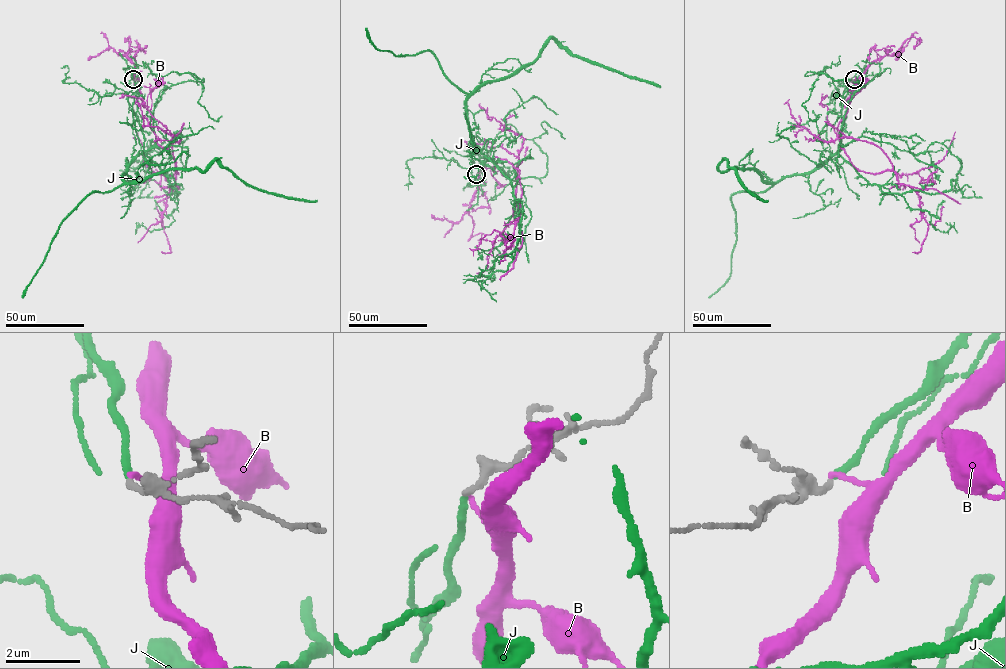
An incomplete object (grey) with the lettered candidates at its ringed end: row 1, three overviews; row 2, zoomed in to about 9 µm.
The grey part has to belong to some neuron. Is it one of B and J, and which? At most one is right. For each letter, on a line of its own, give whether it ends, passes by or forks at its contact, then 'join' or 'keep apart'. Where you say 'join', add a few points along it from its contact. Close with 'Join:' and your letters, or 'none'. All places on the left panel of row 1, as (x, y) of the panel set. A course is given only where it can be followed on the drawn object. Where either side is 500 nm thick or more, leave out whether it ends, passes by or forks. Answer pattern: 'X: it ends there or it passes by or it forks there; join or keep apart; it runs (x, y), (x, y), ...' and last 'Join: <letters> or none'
B: it ends there; keep apart
J: it ends there; join; it runs (133, 79), (132, 72), (142, 83), (144, 150), (126, 182), (203, 171), (216, 159), (259, 189), (317, 200)
Join: J

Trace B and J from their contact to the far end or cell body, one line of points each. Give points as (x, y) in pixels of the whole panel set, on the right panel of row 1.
B: (854, 79), (839, 146), (858, 169), (891, 170), (880, 148), (821, 140), (784, 104)
J: (855, 79), (865, 75), (844, 98), (840, 143), (825, 163), (777, 182), (718, 166), (725, 159), (768, 200)

